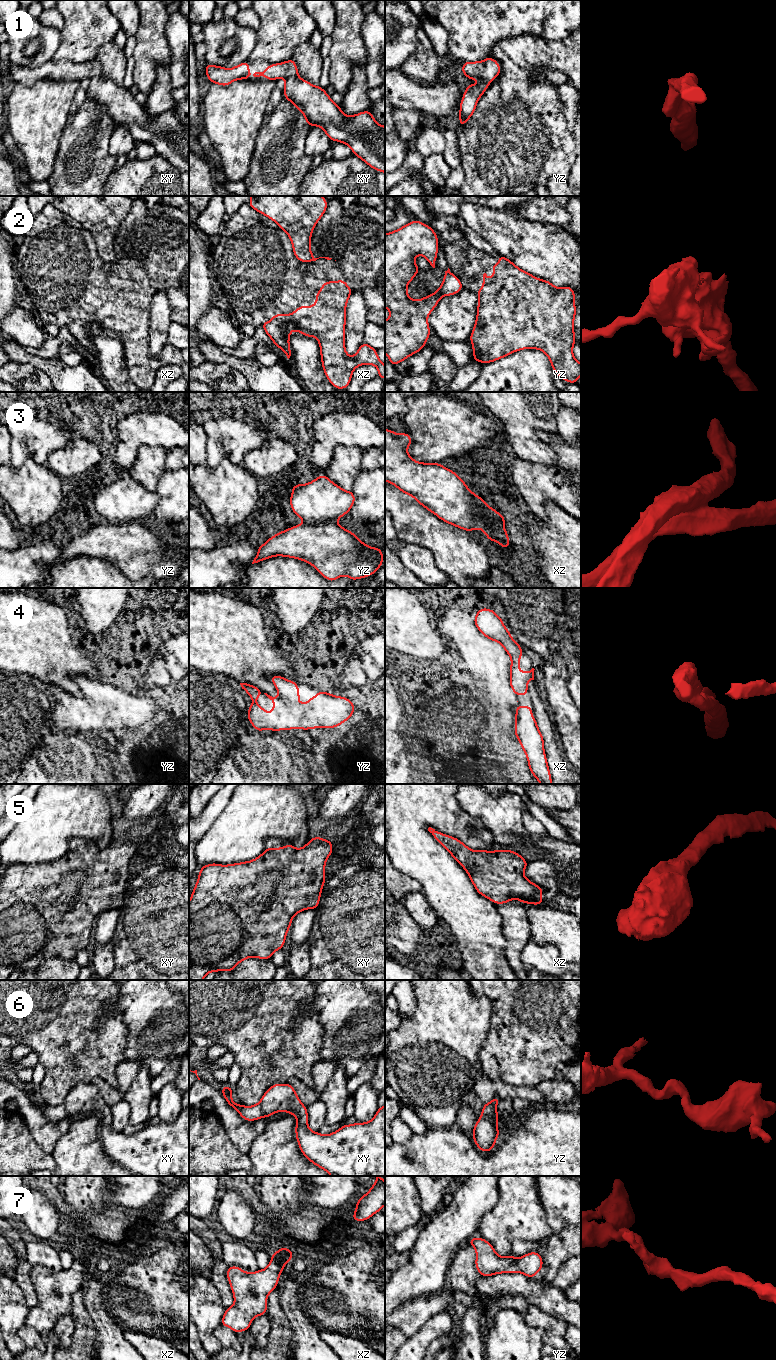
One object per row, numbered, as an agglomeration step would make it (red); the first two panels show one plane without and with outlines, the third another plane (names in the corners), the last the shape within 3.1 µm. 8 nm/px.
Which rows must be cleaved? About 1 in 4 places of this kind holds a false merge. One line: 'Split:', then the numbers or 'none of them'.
Split: 2, 3

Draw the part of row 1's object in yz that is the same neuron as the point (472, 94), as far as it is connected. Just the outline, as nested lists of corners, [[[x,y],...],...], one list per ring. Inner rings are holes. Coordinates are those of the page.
[[[488,57],[478,62],[465,62],[462,64],[461,70],[464,76],[478,80],[479,84],[475,86],[468,84],[466,86],[460,103],[459,126],[466,124],[474,114],[478,100],[482,97],[489,84],[500,74],[501,67],[495,59]]]

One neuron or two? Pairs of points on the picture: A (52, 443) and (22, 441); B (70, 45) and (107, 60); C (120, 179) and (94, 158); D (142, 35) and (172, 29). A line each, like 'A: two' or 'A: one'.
A: one
B: two
C: two
D: two

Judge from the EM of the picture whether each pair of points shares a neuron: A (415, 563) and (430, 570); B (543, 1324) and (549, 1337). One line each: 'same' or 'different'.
A: same
B: same

